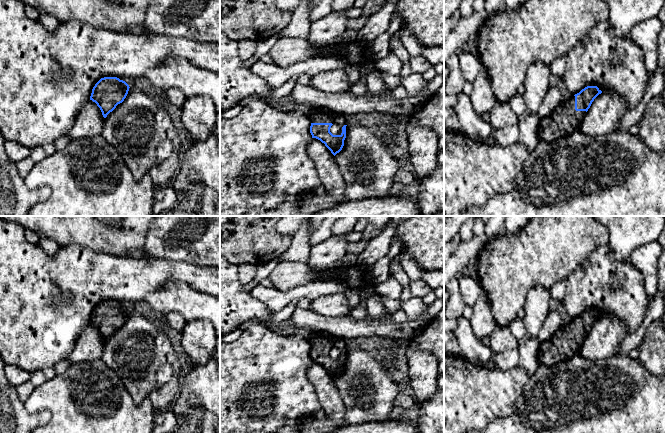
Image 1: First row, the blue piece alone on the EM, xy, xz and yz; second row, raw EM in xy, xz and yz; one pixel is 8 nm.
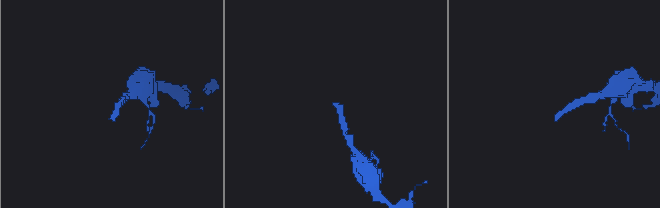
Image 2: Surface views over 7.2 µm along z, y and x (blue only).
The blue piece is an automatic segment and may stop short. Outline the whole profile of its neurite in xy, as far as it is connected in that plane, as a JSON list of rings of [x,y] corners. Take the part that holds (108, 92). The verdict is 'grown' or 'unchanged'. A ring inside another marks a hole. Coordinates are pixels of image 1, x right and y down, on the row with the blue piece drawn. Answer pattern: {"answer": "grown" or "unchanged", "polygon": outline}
{"answer": "unchanged", "polygon": [[[117,77],[101,78],[93,87],[90,100],[100,108],[104,118],[126,98],[129,85]]]}

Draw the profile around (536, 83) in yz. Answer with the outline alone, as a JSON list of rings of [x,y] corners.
[[[534,62],[529,66],[524,81],[525,92],[523,94],[526,112],[537,114],[539,106],[550,88],[549,77],[551,74],[550,66],[543,62]]]

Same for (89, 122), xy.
[[[89,100],[78,113],[73,126],[67,134],[71,139],[93,137],[101,134],[104,117],[95,102]]]

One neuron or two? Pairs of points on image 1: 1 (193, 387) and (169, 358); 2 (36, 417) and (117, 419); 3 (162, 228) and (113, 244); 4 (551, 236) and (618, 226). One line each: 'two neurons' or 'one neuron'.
1: two neurons
2: two neurons
3: two neurons
4: two neurons

